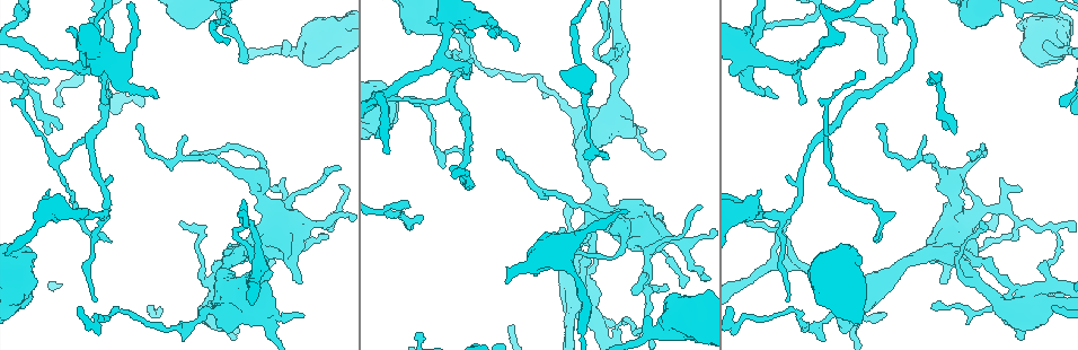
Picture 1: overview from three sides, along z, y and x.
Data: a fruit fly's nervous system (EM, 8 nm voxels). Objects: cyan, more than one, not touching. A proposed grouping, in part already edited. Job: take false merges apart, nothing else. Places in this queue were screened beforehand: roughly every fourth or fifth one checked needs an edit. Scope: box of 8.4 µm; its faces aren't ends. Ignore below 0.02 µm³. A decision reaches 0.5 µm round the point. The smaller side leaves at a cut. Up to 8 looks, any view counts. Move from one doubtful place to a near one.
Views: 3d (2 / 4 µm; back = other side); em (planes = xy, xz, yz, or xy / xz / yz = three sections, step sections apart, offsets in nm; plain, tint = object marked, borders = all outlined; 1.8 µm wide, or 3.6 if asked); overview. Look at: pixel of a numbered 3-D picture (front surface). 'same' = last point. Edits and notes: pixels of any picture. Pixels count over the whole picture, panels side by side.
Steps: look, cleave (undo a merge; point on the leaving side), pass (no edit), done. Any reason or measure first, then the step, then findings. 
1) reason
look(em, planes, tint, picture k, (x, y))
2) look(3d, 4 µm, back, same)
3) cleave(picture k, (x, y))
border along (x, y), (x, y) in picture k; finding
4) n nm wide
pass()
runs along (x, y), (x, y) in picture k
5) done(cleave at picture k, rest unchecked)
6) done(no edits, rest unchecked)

abrupt turn
look(em, yz, step 16, tint, picture 1, (597, 51))

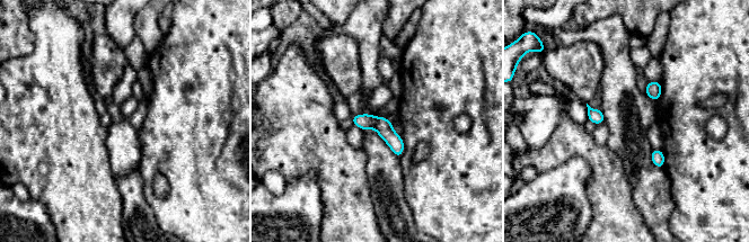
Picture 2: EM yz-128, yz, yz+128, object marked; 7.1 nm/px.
look(em, planes, tint, same)

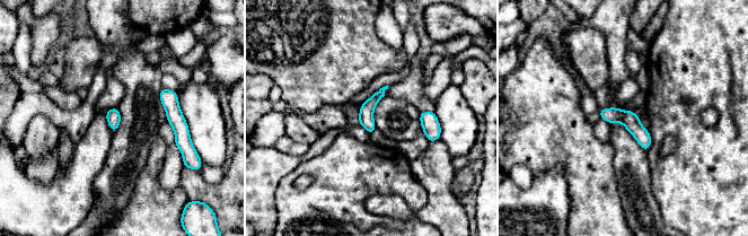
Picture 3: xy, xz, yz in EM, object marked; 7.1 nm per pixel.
pass()
runs along (601, 112), (623, 116), (645, 147) in picture 3; one neuron here

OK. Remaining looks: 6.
calibre changes
look(em, 3.6 µm, planes, plain, picture 1, (614, 110))

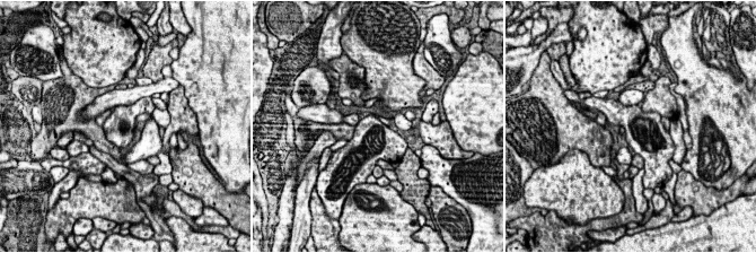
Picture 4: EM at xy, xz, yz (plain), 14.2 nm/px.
where the object lies
look(em, 3.6 µm, planes, tint, same)

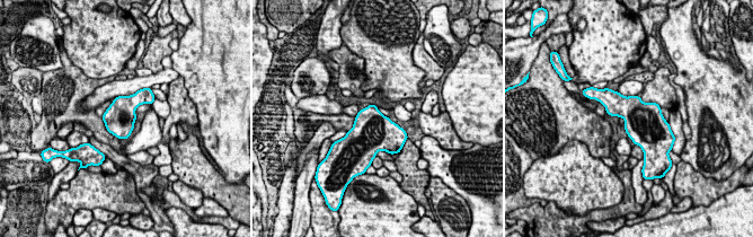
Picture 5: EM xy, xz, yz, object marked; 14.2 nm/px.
pass()
one neuron here

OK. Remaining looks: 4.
abrupt turn
look(em, planes, tint, picture 1, (794, 208))

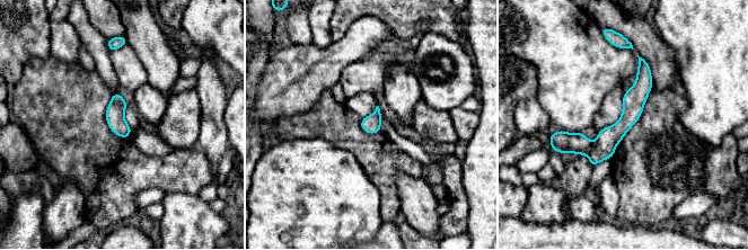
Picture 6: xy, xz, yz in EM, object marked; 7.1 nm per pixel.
130 nm wide
cleave(picture 6, (563, 142))
border along (592, 144), (587, 154) in picture 6; a second neuron is stuck on

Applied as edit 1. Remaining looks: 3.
done(cleave at picture 6, rest unchecked)

